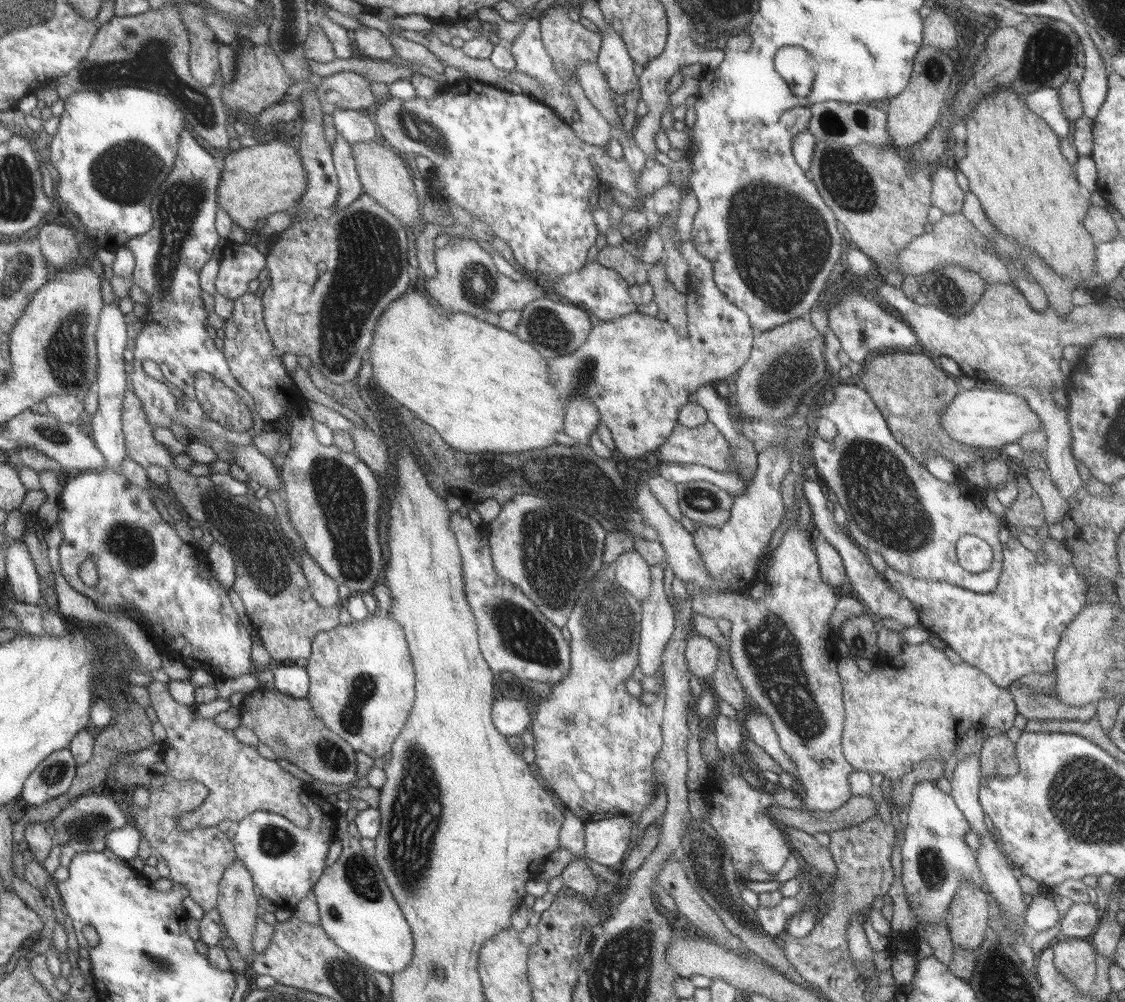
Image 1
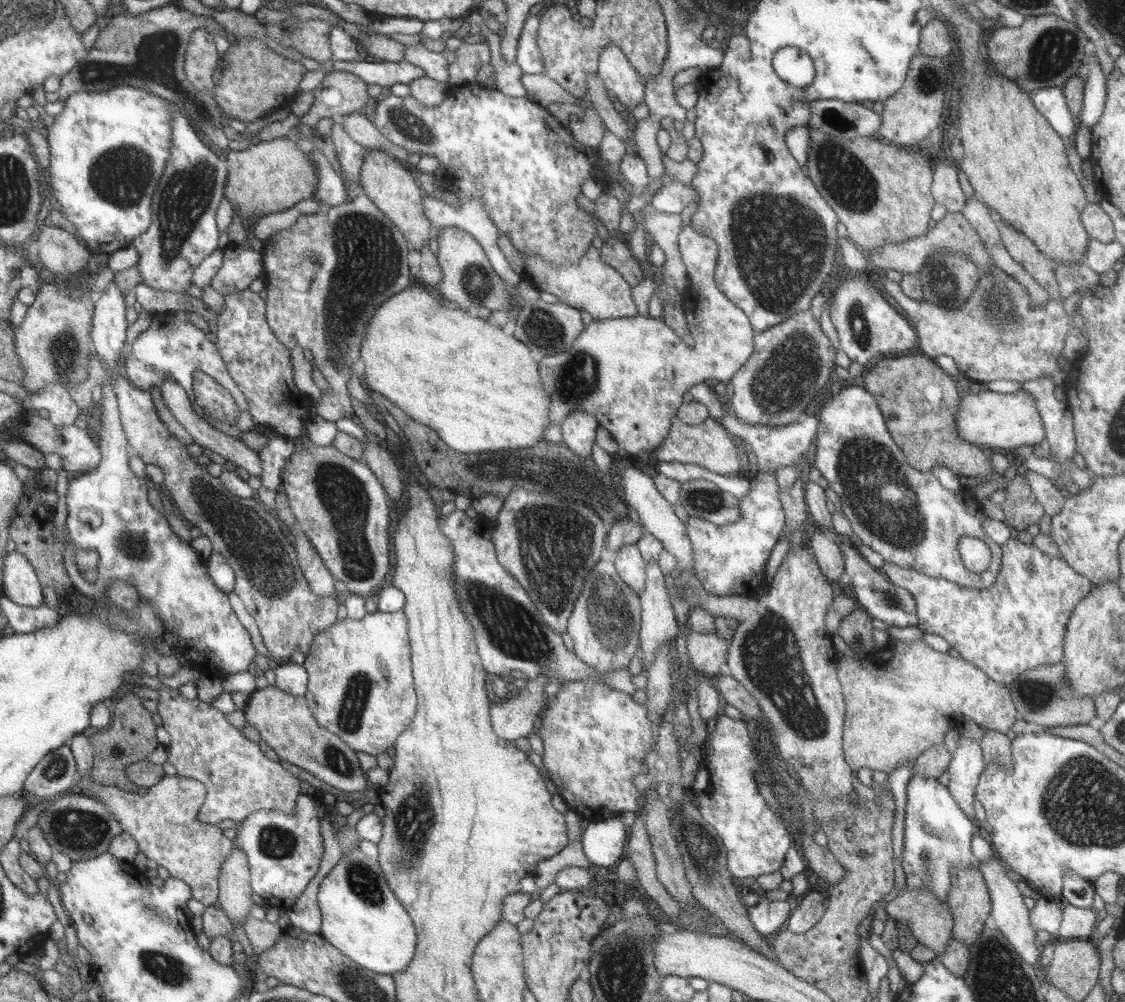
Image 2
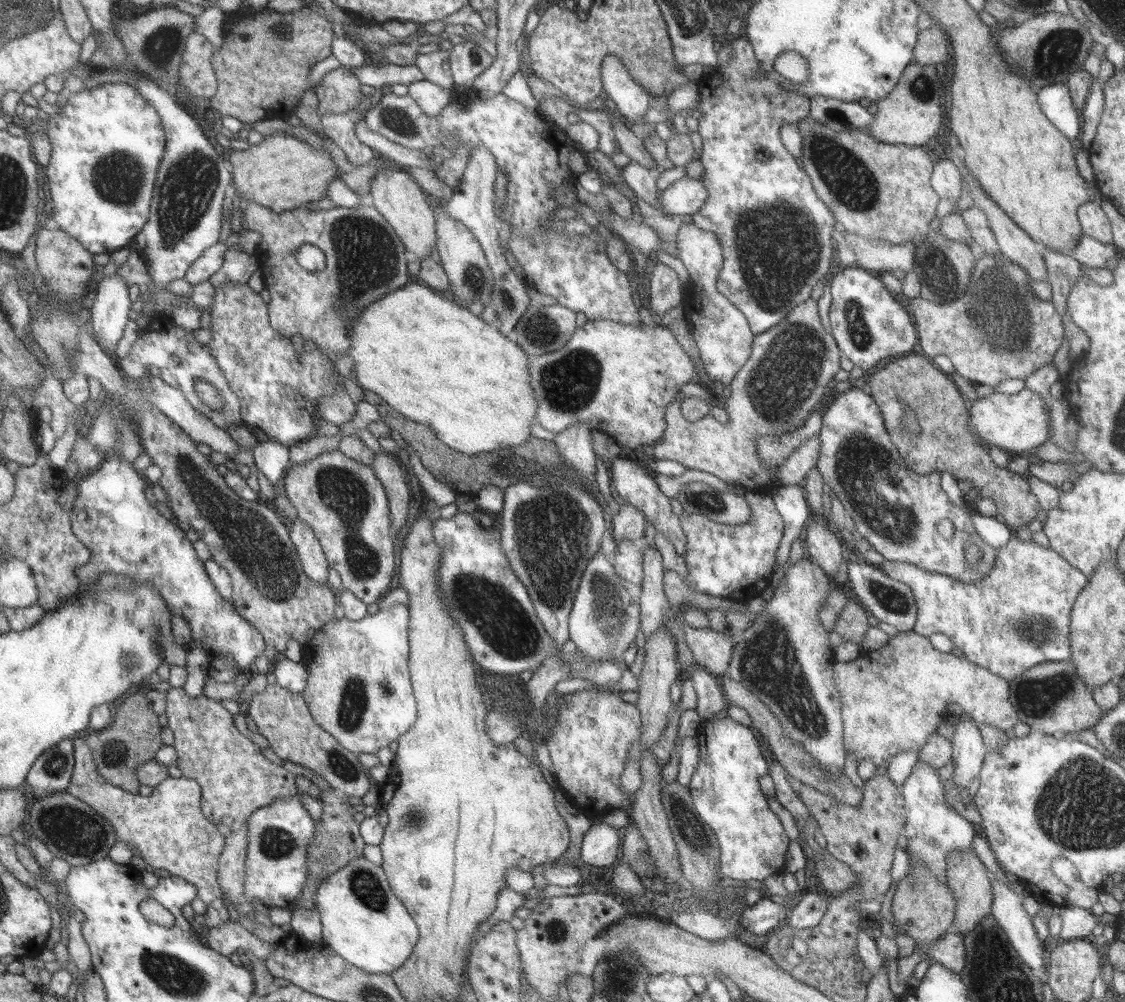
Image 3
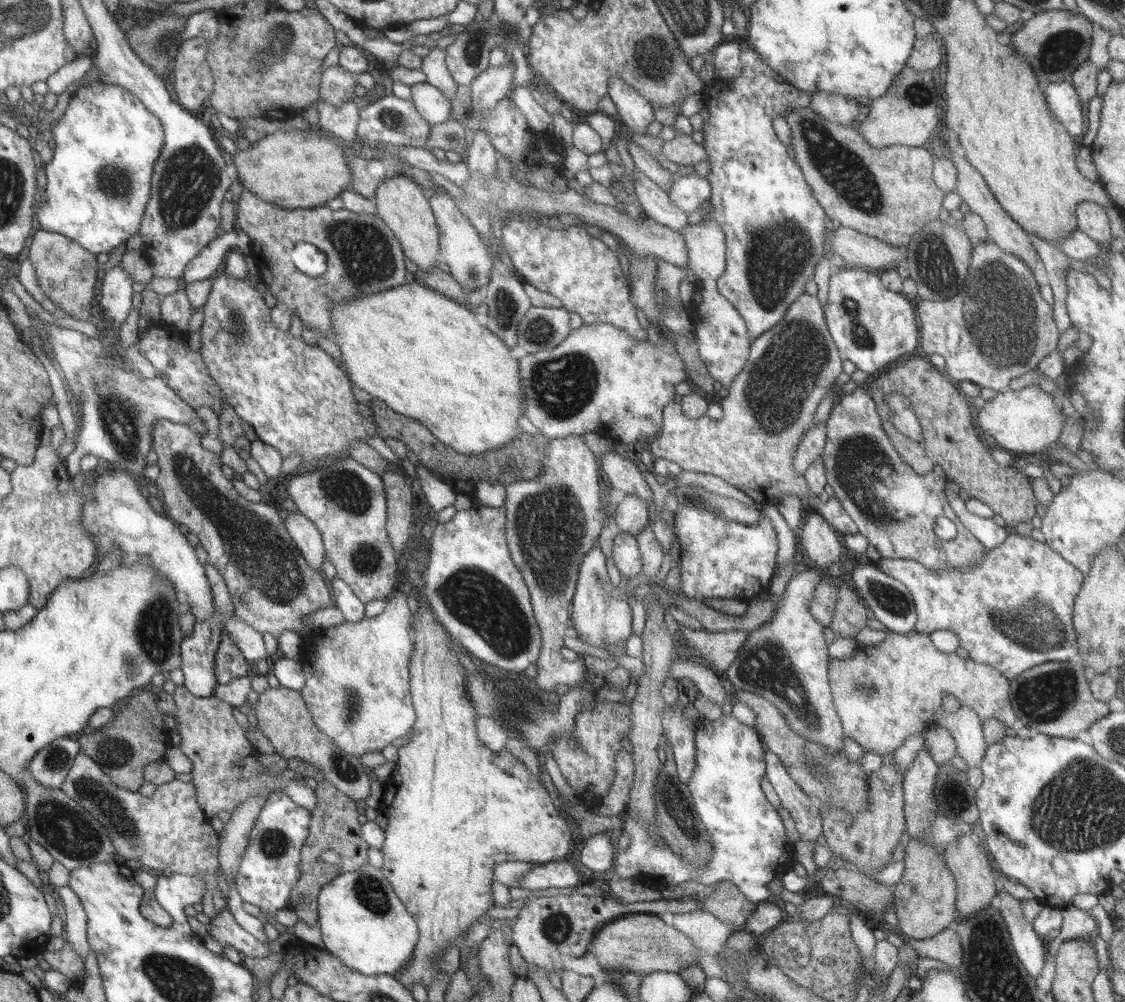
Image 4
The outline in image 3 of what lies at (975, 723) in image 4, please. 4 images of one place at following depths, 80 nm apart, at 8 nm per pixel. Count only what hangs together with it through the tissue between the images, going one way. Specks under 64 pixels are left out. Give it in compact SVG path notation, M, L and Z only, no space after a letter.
M954 720L955 731L951 761L955 764L953 783L968 789L970 783L982 770L985 754L988 752L983 736L970 720Z

